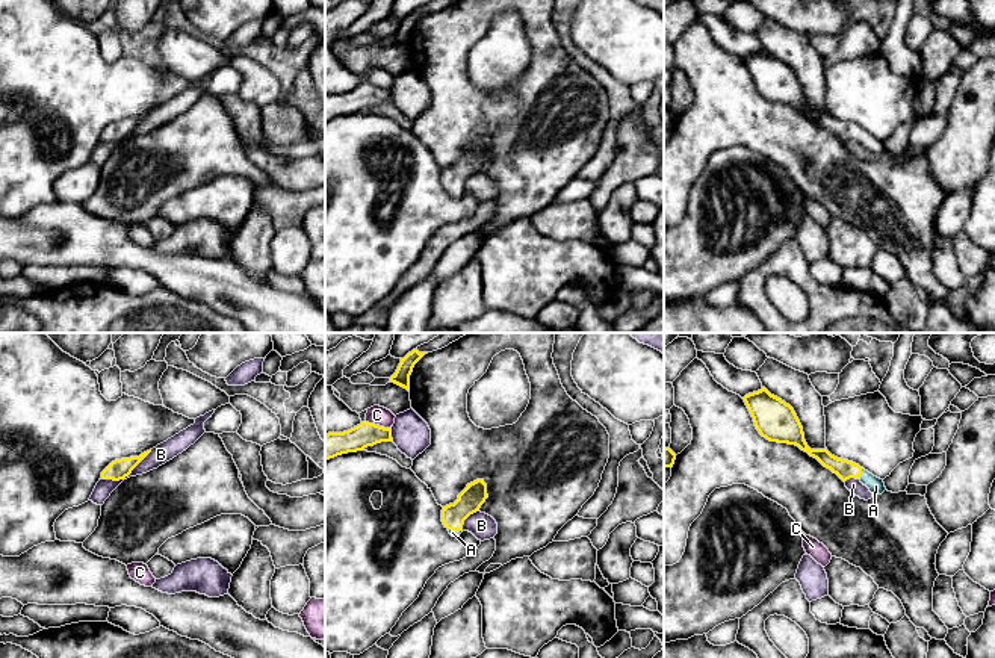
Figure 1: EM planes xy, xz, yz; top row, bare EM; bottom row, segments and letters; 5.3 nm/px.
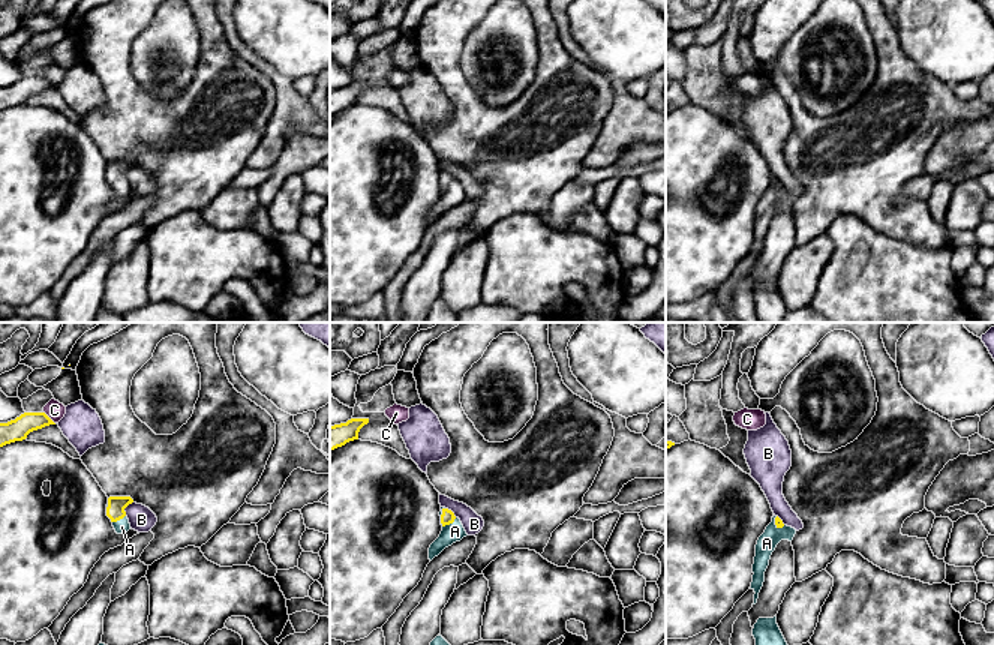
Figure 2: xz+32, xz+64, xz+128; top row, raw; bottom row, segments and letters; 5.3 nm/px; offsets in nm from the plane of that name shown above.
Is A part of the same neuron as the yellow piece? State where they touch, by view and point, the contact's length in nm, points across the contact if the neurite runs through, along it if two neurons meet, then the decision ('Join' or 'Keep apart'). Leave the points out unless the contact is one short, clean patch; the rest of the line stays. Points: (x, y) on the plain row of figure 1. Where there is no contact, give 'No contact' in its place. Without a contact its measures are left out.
Touches yellow at yz (861, 135). Shared border 70 nm. Path across: yz (844, 130), (861, 135), (876, 147). Join

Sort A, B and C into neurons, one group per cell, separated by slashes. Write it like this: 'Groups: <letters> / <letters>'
Groups: A / B / C

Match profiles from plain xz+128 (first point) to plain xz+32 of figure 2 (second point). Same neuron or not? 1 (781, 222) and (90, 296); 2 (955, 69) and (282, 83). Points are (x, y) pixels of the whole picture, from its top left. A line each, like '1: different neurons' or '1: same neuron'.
1: same neuron
2: different neurons

